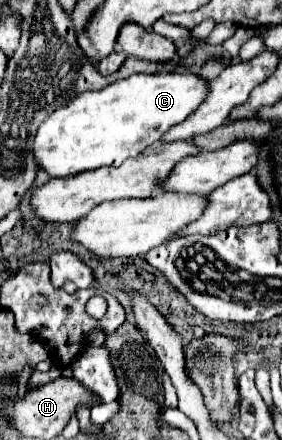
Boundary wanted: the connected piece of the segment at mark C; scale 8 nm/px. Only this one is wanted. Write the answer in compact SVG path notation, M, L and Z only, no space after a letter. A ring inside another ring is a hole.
M139 73L117 79L99 91L79 93L71 103L55 109L43 125L39 125L33 141L35 165L49 177L61 179L105 165L117 167L157 143L169 127L187 119L205 95L207 81L193 73Z

